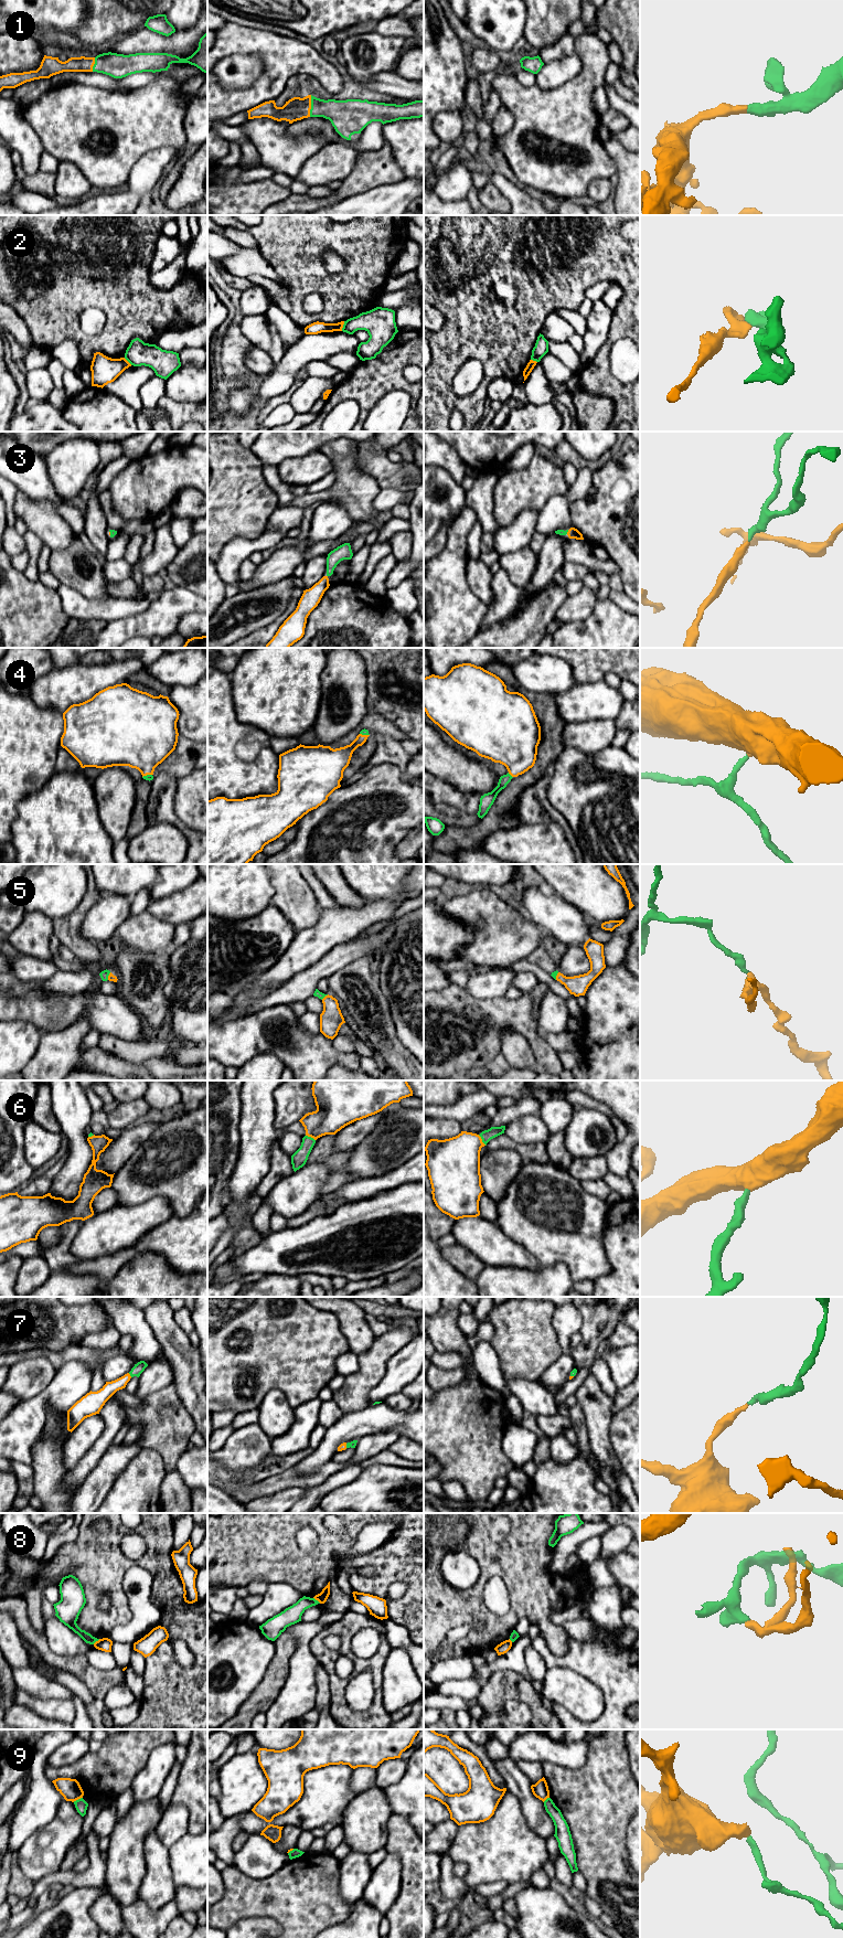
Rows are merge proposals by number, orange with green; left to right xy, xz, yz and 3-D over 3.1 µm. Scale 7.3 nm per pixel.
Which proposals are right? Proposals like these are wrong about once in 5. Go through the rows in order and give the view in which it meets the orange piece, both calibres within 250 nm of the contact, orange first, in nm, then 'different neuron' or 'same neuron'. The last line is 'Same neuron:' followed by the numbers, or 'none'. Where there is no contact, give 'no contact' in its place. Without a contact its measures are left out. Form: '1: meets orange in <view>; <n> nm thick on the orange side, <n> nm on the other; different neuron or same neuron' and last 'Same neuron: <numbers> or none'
1: meets orange in xz; 170 nm thick on the orange side, 220 nm on the other; same neuron
2: meets orange in xz; 90 nm thick on the orange side, 190 nm on the other; different neuron
3: meets orange in yz; 80 nm thick on the orange side, 50 nm on the other; same neuron
4: meets orange in yz; 380 nm thick on the orange side, 90 nm on the other; same neuron
5: meets orange in xz; 170 nm thick on the orange side, 50 nm on the other; same neuron
6: meets orange in yz; 360 nm thick on the orange side, 80 nm on the other; same neuron
7: meets orange in xy; 100 nm thick on the orange side, 80 nm on the other; same neuron
8: meets orange in xz; 70 nm thick on the orange side, 130 nm on the other; different neuron
9: meets orange in xy; 150 nm thick on the orange side, 90 nm on the other; different neuron
Same neuron: 1, 3, 4, 5, 6, 7

